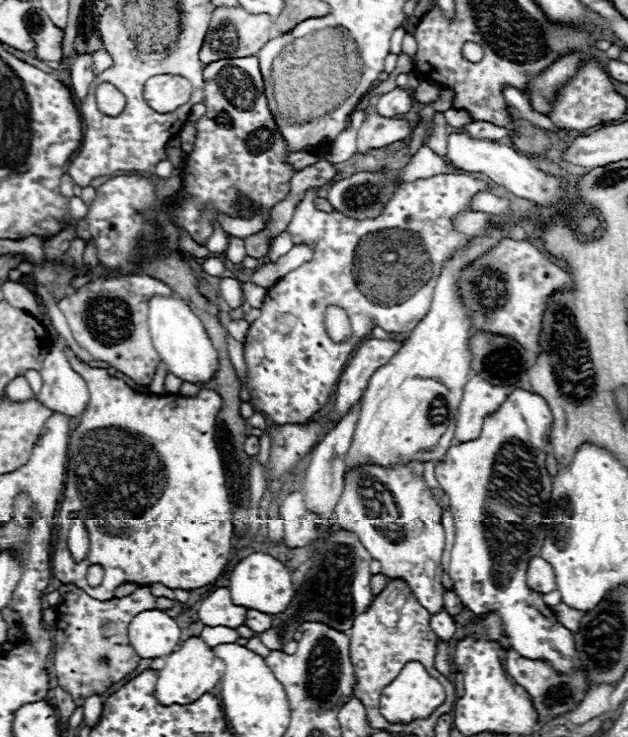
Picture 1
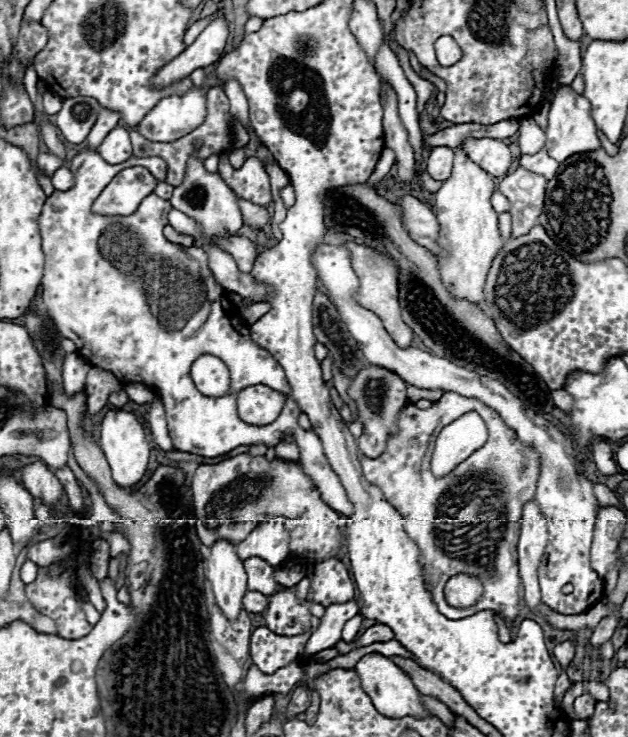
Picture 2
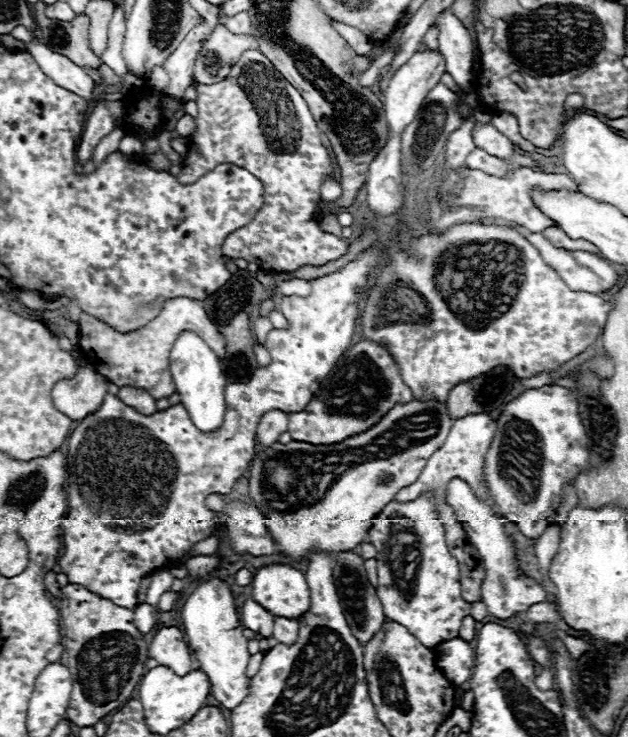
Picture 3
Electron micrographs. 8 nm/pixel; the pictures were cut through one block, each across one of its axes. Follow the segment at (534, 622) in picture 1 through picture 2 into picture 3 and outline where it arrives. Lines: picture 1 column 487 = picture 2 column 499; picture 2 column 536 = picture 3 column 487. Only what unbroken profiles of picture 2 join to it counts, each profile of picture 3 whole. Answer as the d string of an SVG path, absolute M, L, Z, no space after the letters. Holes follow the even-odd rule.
M562 386L548 388L532 388L522 392L518 398L508 402L498 416L498 430L494 434L492 446L486 454L484 476L498 512L514 522L518 530L526 538L540 538L548 526L556 520L556 510L562 502L562 490L568 482L572 482L582 470L590 470L590 452L588 452L588 436L578 412L578 400L572 390Z

